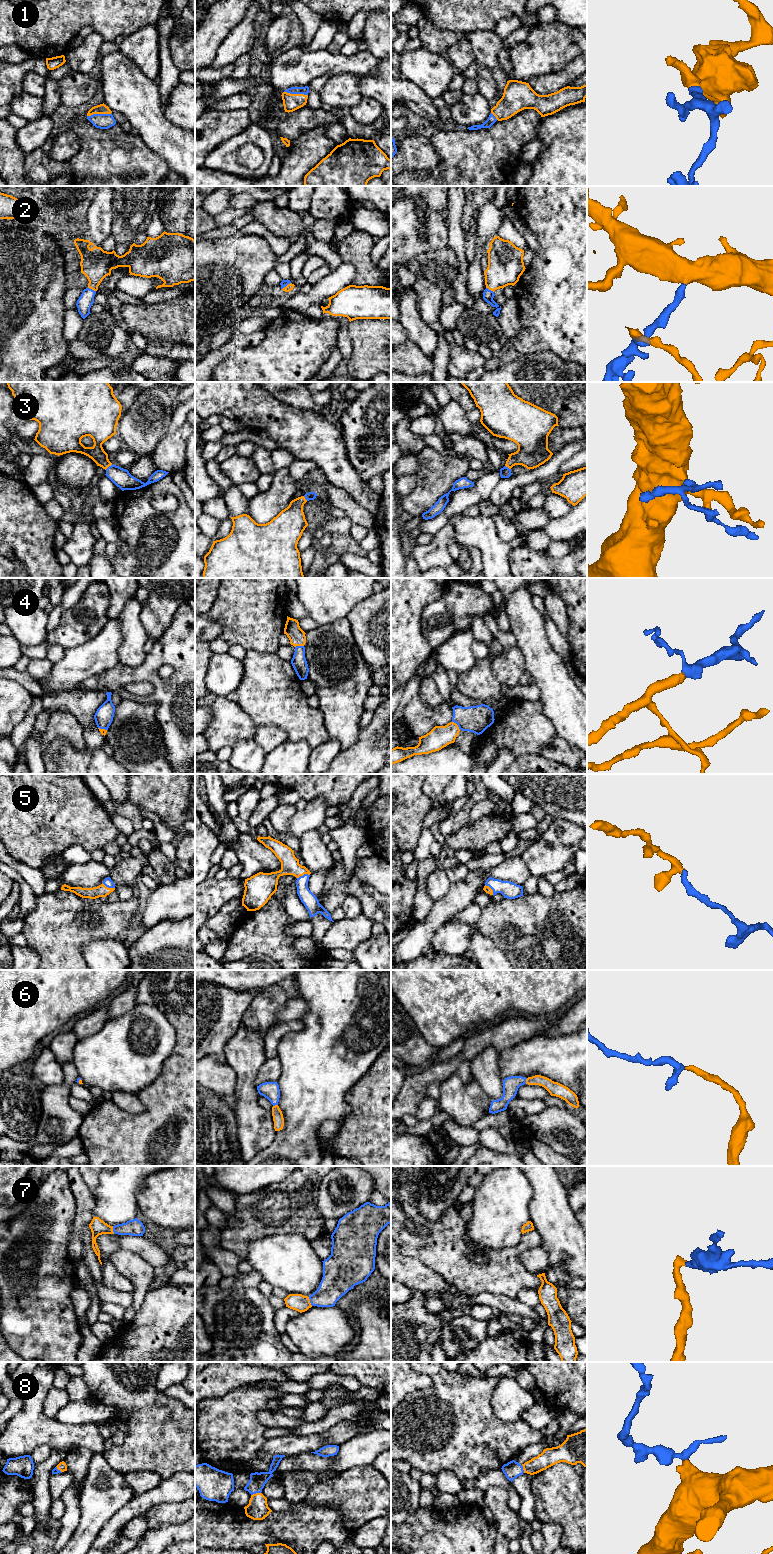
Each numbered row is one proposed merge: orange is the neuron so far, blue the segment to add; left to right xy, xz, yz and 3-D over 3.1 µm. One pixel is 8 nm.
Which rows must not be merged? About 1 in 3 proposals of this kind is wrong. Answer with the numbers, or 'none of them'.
none of them

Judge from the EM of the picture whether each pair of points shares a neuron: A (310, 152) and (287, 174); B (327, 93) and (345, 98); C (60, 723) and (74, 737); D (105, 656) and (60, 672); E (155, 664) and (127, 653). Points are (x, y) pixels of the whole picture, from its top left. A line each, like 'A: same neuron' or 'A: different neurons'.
A: same neuron
B: same neuron
C: same neuron
D: same neuron
E: different neurons

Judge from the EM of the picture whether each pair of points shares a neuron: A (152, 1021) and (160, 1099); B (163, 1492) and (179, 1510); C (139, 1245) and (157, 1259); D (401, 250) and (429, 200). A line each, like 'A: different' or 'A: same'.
A: different
B: different
C: same
D: same

